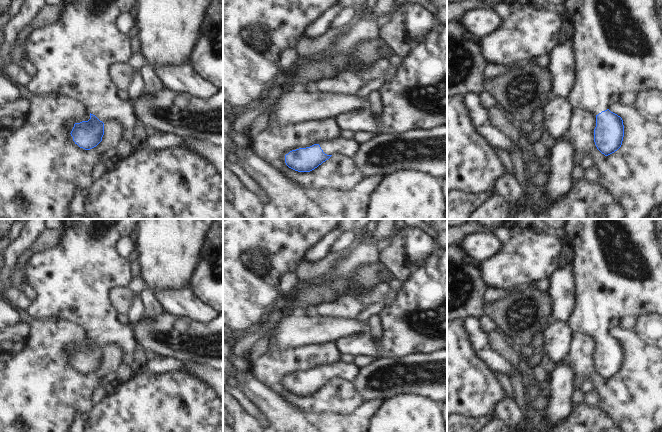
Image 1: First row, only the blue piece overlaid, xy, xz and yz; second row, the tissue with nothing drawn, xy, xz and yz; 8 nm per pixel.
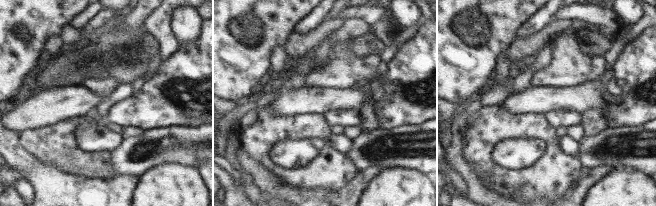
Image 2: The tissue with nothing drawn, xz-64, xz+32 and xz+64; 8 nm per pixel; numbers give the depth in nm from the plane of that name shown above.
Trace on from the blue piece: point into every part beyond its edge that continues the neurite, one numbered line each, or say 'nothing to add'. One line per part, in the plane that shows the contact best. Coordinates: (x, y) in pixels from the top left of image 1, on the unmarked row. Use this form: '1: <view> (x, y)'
1: xz (340, 369)

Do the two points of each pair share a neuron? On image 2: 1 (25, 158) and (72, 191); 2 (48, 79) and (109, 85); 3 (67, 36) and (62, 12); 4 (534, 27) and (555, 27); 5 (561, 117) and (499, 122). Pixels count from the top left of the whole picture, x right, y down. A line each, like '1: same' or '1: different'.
1: same
2: different
3: different
4: different
5: different

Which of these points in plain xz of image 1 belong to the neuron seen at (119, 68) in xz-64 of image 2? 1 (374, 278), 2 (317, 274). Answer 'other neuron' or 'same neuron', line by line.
1: same neuron
2: other neuron

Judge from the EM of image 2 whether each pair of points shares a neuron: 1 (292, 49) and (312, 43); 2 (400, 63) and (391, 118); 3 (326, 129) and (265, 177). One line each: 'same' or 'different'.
1: same
2: same
3: different

